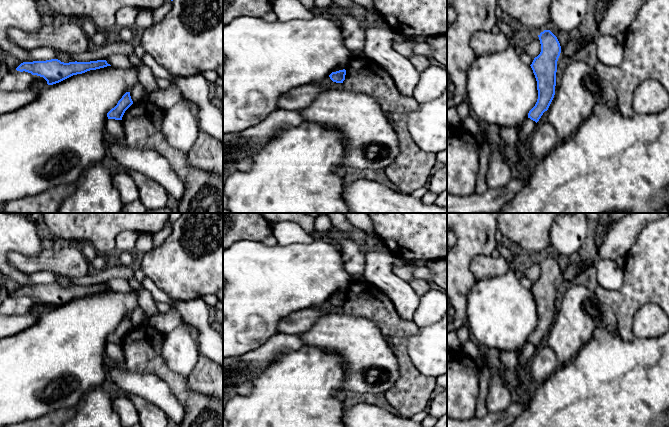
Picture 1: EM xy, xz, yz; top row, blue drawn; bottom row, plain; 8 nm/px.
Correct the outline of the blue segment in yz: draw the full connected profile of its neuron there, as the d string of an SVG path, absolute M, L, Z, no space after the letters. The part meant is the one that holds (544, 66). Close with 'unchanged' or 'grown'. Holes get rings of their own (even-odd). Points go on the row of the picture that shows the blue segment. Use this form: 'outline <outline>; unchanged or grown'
outline M544 30L538 37L541 52L530 65L537 81L538 99L535 106L528 113L528 118L536 123L543 113L548 110L554 98L557 61L561 53L560 43L550 30Z; unchanged

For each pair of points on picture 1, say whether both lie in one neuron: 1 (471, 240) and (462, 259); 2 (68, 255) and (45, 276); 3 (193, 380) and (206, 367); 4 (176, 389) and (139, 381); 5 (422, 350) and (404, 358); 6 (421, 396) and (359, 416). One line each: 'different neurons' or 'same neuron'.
1: same neuron
2: different neurons
3: same neuron
4: different neurons
5: different neurons
6: different neurons

